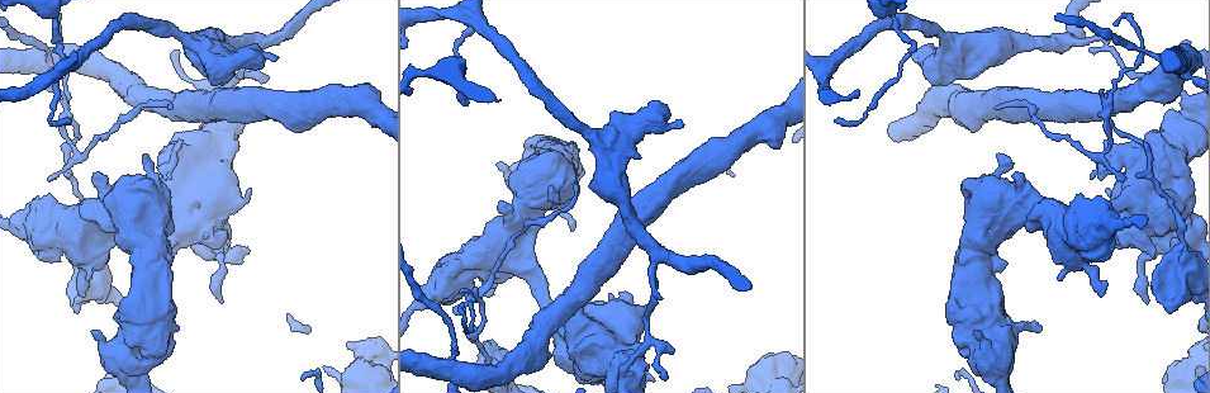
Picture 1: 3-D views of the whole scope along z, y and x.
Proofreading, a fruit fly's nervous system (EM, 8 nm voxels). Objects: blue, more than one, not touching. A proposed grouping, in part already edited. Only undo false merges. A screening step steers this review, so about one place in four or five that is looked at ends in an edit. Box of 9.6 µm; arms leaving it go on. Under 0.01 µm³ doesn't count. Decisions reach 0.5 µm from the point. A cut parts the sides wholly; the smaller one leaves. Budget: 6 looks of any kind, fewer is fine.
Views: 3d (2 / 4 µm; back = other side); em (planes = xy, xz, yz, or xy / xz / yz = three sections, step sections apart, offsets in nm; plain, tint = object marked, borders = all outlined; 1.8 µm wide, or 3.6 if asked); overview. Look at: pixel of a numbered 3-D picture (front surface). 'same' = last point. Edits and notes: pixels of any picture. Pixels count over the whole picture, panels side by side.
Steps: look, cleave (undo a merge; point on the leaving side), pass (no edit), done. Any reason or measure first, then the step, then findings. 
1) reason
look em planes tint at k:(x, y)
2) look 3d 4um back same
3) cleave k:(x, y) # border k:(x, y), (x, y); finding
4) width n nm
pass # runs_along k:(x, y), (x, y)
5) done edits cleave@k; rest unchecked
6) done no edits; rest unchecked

arms part here
look 3d 4um back at 1:(245, 76)

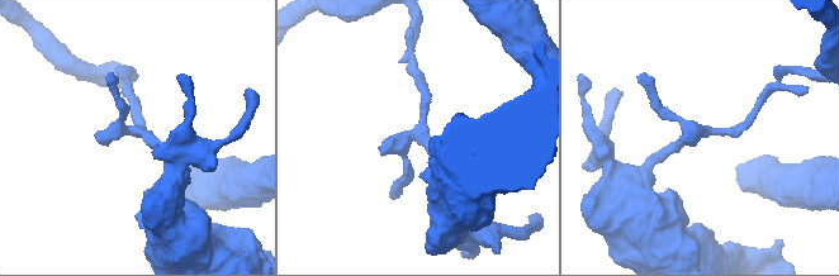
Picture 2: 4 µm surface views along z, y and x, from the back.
look em 3.6um xy step 8 tint at 2:(424, 137)

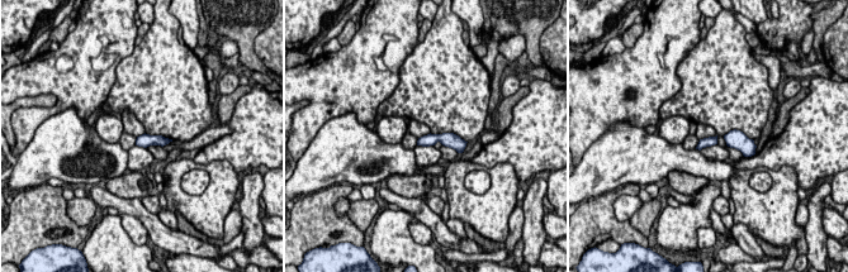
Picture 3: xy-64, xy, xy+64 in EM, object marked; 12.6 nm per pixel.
look em 3.6um planes tint same

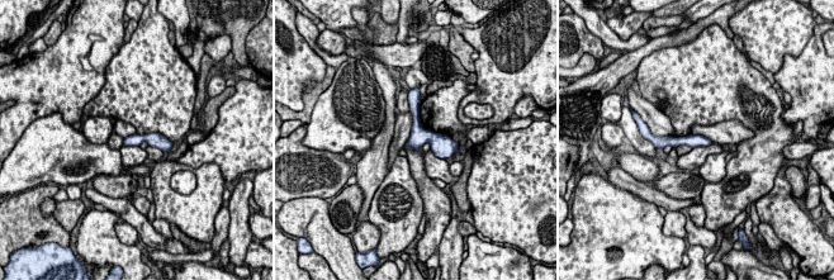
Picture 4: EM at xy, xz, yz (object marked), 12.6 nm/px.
width 160 nm
pass # one cell here

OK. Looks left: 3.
sudden change in width
look 3d 4um at 1:(452, 369)

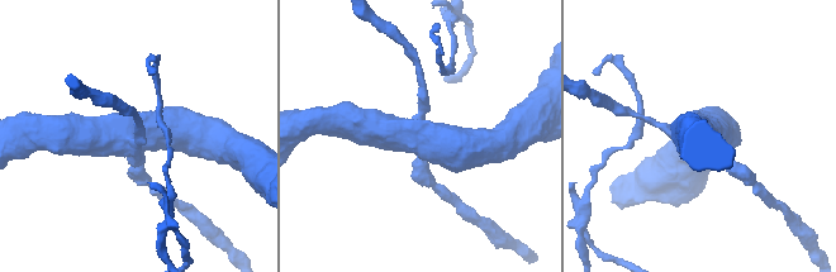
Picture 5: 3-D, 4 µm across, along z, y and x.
look em 3.6um planes plain at 5:(418, 137)

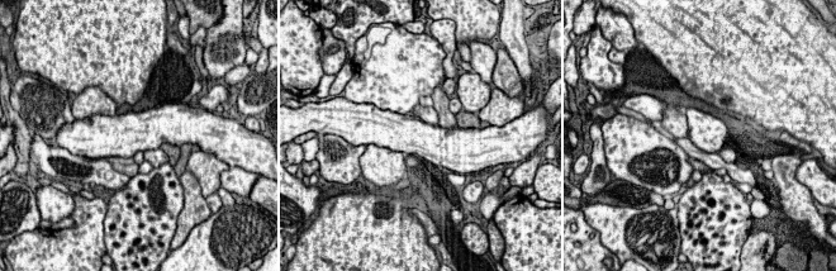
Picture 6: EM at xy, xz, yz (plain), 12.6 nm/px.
with the object marked
look em 3.6um planes tint same

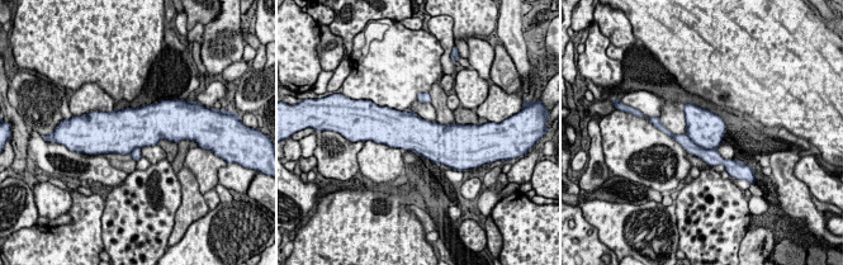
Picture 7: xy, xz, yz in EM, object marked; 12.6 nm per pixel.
width 460 nm
cleave 7:(711, 157) # two cells meet here

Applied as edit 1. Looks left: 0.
done edits cleave@7; rest unchecked

